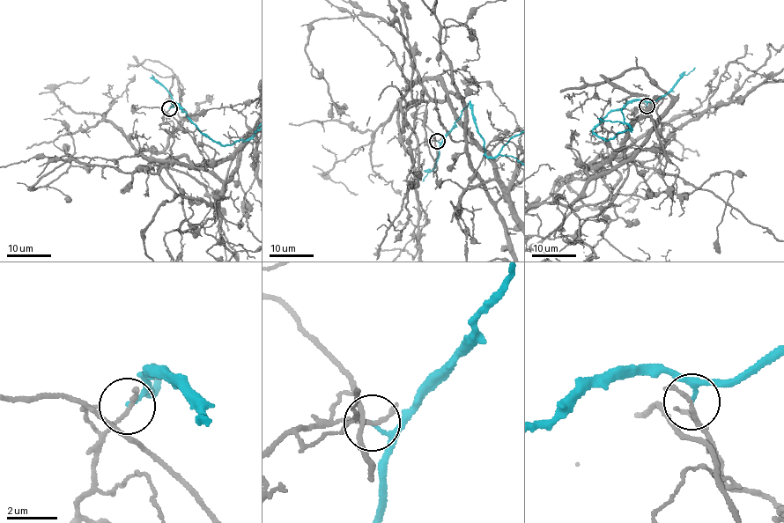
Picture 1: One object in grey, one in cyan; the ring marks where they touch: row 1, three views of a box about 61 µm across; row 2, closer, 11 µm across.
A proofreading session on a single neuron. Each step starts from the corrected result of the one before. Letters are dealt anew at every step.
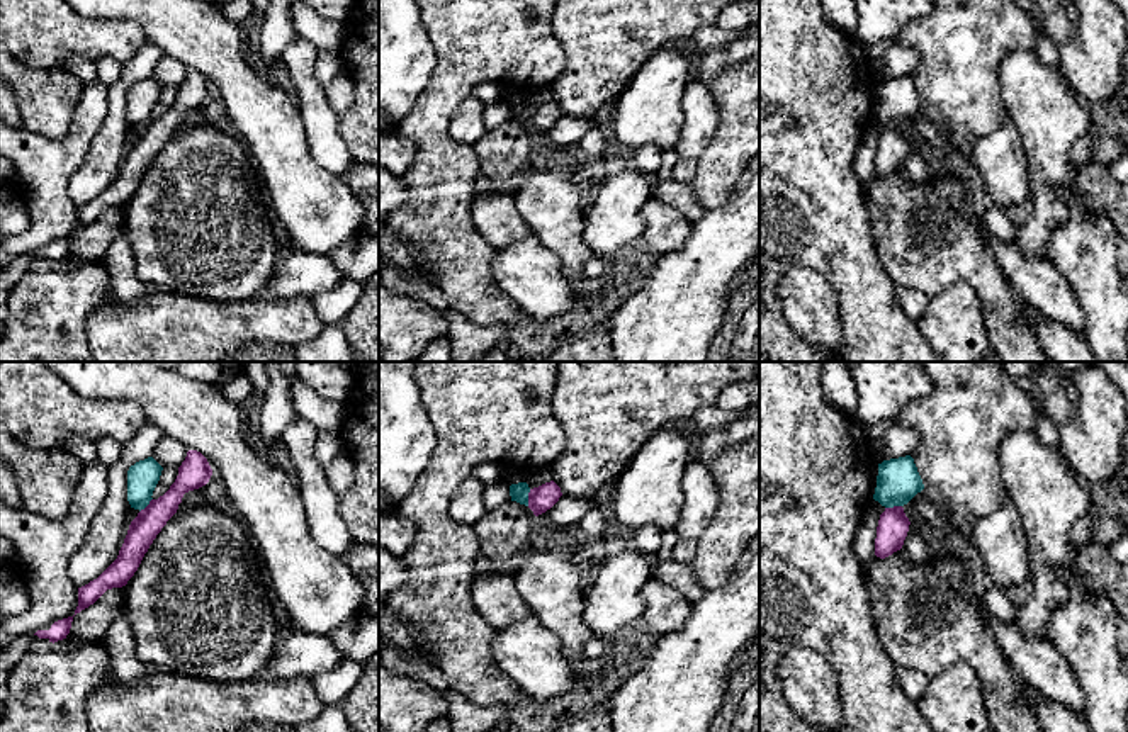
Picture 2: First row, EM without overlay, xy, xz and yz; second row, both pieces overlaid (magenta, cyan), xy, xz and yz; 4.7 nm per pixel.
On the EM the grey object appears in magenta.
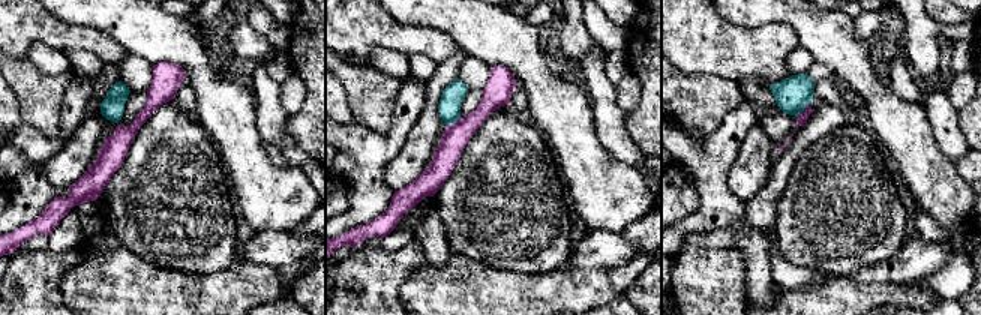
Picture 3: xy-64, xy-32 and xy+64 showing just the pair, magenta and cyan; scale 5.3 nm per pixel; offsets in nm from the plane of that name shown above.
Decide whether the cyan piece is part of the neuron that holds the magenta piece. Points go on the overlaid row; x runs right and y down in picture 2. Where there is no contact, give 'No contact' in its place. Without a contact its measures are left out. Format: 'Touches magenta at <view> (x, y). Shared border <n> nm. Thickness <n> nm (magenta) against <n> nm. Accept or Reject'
Touches magenta at xz (529, 498). Shared border 80 nm. Thickness 120 nm (magenta) against 90 nm. Reject

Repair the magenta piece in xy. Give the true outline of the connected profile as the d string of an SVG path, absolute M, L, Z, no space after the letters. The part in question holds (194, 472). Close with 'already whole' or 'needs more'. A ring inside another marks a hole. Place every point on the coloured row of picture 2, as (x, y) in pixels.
M189 450L170 489L158 499L151 499L131 521L117 559L97 579L78 588L75 615L93 605L107 589L127 584L156 535L177 513L183 494L206 486L211 476L207 459L197 450Z | already whole

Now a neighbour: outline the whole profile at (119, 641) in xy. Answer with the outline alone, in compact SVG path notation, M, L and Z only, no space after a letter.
M124 613L119 615L102 637L110 657L110 673L122 683L136 683L149 674L151 667L136 656L133 628Z

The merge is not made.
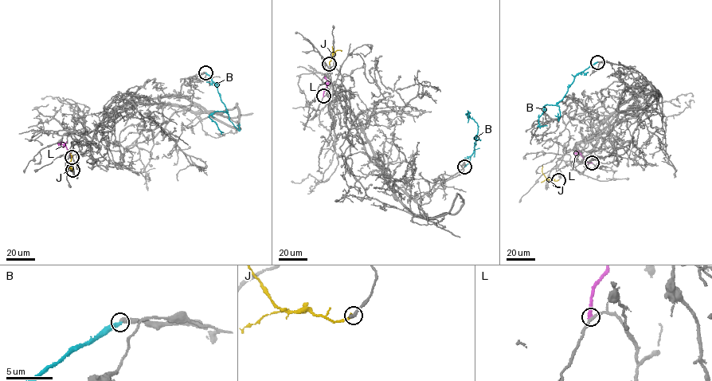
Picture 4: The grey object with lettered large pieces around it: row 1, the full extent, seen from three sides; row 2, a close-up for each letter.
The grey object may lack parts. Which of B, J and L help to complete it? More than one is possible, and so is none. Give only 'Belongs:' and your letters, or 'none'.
Belongs: B

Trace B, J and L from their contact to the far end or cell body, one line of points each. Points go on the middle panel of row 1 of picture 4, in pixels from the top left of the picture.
B: (464, 166), (475, 150), (478, 127), (474, 119), (466, 115), (469, 112), (467, 122)
J: (329, 64), (333, 53), (342, 50)
L: (323, 96), (328, 83), (324, 76)

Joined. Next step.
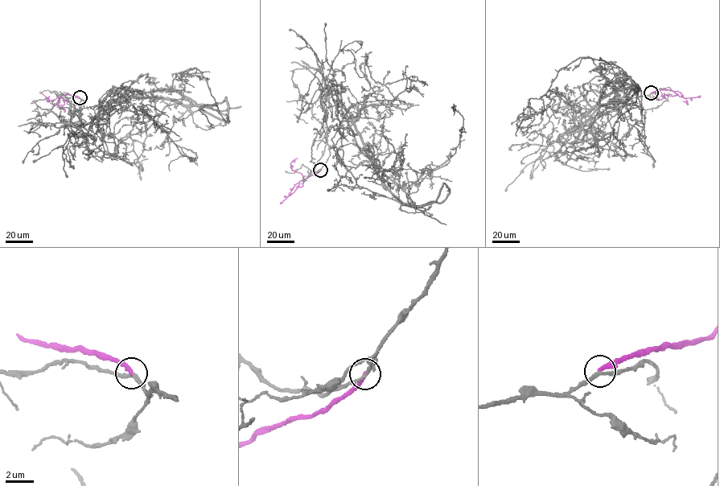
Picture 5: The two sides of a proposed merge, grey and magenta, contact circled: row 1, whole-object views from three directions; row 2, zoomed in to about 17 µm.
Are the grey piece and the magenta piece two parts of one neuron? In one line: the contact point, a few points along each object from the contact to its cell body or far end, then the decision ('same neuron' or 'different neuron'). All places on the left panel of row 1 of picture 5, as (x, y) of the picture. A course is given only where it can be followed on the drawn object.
place (80, 97); course grey (80, 98), (63, 122), (85, 125), (195, 67), (213, 125); course magenta (80, 98), (68, 94), (61, 96), (69, 102), (60, 97), (48, 101), (49, 96); different neuron

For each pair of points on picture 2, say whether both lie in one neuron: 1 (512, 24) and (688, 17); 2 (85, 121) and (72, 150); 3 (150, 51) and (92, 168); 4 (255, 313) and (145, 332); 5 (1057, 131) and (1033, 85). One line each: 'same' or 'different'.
1: different
2: same
3: same
4: same
5: same

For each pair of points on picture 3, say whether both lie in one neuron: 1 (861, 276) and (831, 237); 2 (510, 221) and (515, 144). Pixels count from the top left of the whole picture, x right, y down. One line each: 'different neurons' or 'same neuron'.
1: different neurons
2: same neuron

